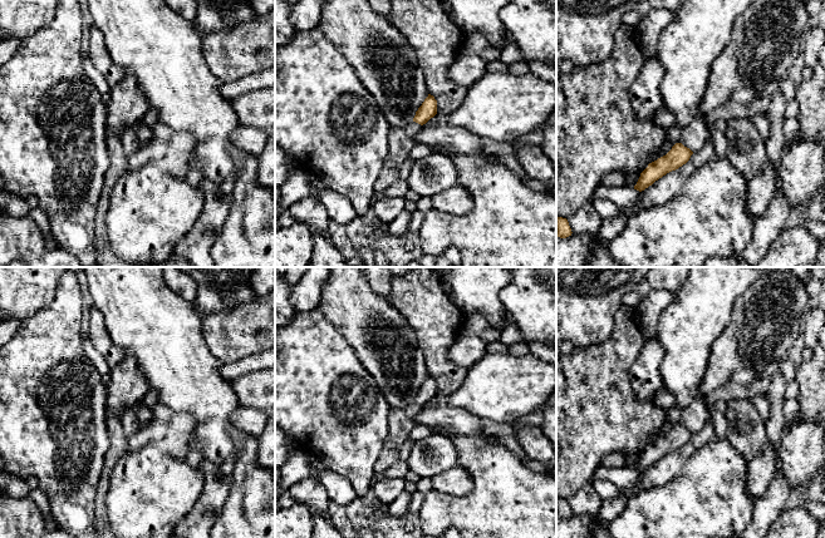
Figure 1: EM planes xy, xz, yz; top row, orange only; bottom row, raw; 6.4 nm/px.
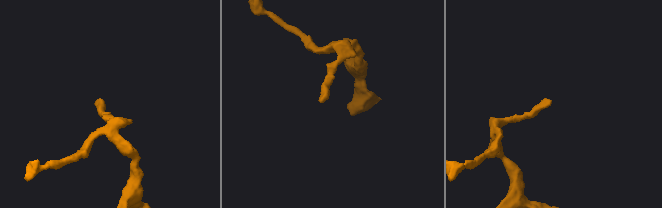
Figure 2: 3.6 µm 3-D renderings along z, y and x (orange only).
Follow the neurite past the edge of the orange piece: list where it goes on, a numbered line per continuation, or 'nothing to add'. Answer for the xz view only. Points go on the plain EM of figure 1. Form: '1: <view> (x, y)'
1: xz (411, 410)

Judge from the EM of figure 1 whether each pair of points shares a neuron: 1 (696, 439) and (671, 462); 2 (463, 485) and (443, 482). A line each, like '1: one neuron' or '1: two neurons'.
1: one neuron
2: one neuron

